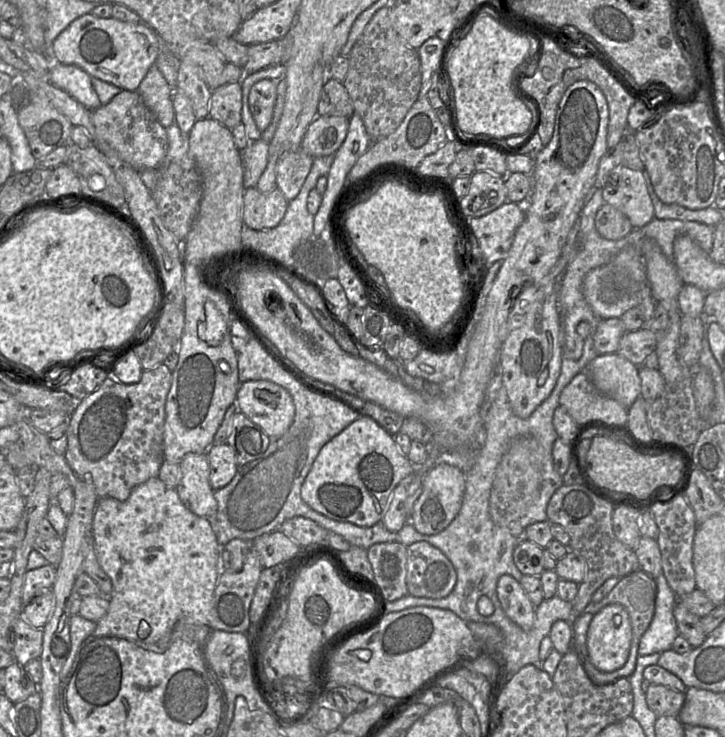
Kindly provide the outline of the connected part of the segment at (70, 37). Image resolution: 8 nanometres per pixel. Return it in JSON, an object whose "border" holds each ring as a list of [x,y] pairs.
{"border":[[[92,12],[74,20],[52,43],[53,61],[76,65],[91,77],[122,90],[138,91],[139,85],[160,53],[159,35],[146,23],[98,18]]]}

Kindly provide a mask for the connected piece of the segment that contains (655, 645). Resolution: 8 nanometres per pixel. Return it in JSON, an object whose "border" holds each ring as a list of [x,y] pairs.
{"border":[[[663,573],[656,578],[656,584],[655,611],[651,623],[640,639],[639,655],[662,653],[672,649],[673,641],[679,634],[673,613],[678,597]]]}

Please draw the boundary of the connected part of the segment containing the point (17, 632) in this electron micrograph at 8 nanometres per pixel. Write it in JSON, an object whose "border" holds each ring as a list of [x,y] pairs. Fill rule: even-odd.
{"border":[[[21,615],[13,622],[12,631],[15,644],[11,651],[14,662],[25,665],[28,661],[39,658],[42,651],[43,630],[33,628]]]}

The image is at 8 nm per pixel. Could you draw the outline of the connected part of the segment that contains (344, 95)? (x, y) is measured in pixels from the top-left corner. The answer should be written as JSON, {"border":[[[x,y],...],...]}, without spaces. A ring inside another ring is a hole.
{"border":[[[328,77],[322,89],[317,109],[318,115],[350,118],[355,112],[353,101],[344,84]]]}

